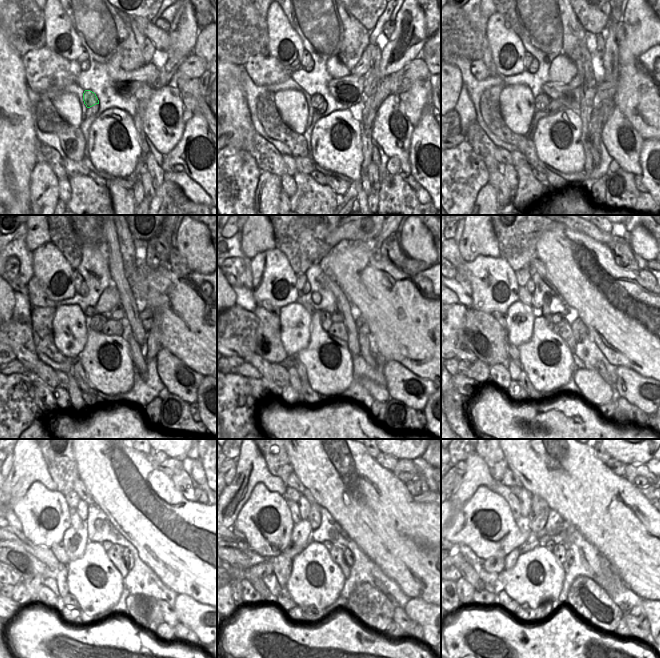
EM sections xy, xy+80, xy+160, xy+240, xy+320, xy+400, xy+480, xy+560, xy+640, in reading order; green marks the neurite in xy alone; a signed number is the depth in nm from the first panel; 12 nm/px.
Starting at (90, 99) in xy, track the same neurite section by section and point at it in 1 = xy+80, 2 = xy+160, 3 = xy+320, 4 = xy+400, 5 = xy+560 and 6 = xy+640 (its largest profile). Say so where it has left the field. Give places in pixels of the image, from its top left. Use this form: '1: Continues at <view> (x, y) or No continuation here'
1: Continues at xy+80 (316, 100)
2: Continues at xy+160 (542, 101)
3: Continues at xy+320 (325, 318)
4: Continues at xy+400 (545, 308)
5: Continues at xy+560 (314, 518)
6: Continues at xy+640 (538, 515)

